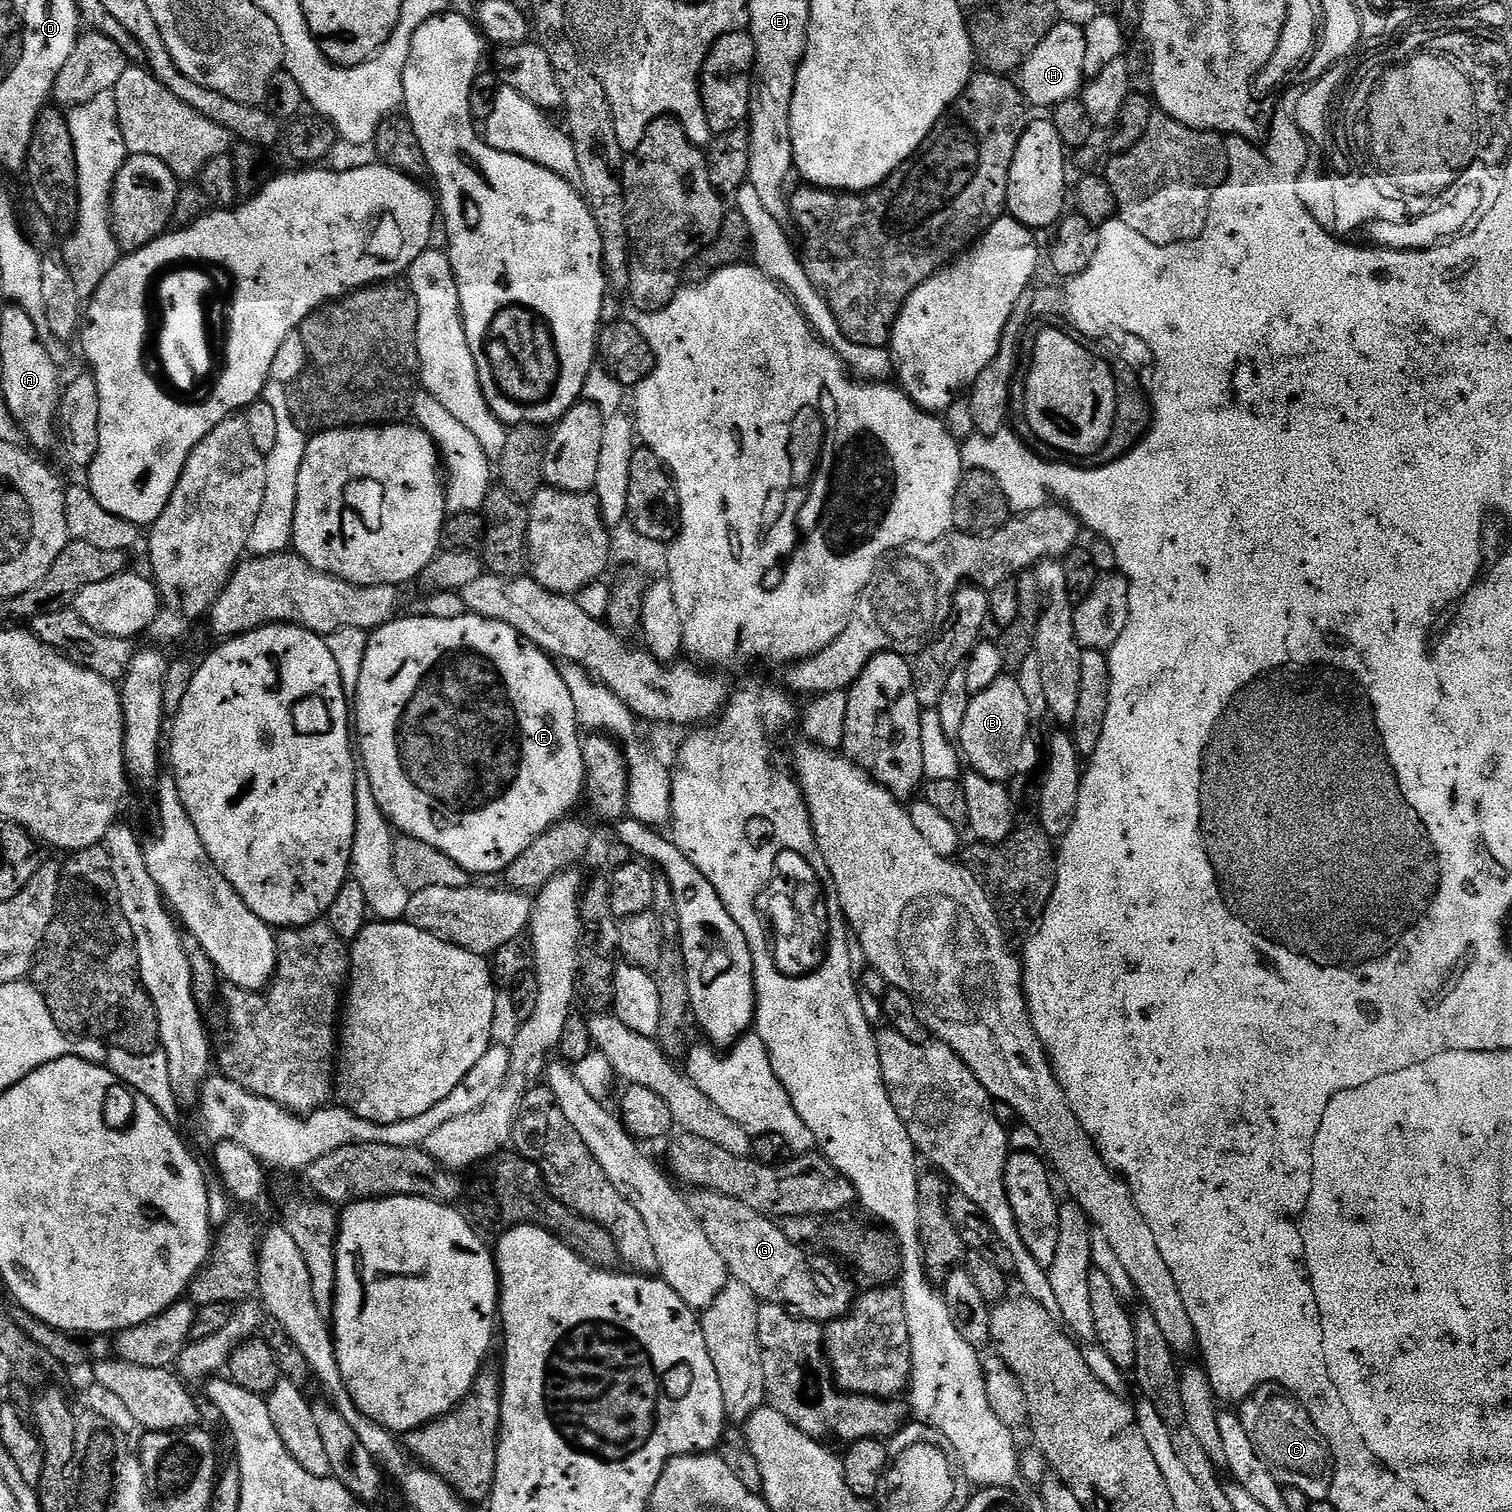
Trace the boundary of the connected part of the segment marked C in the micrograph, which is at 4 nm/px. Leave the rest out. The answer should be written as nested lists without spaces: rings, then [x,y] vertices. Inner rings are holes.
[[[1265,1384],[1242,1401],[1238,1415],[1260,1459],[1272,1469],[1272,1475],[1281,1486],[1295,1486],[1306,1494],[1309,1502],[1324,1502],[1331,1497],[1334,1471],[1332,1447],[1295,1396],[1277,1385]]]

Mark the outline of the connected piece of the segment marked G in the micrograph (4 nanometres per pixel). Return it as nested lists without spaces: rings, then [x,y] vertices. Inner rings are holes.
[[[696,1190],[691,1195],[687,1197],[690,1210],[700,1220],[706,1238],[710,1238],[710,1244],[714,1250],[718,1250],[722,1262],[728,1267],[729,1277],[742,1282],[742,1286],[750,1289],[757,1301],[781,1304],[787,1312],[801,1320],[831,1322],[848,1313],[854,1303],[854,1291],[852,1292],[851,1282],[844,1277],[845,1269],[835,1259],[809,1254],[805,1249],[794,1246],[794,1242],[786,1238],[783,1227],[775,1219],[758,1214],[758,1210],[750,1210],[750,1206],[738,1202],[738,1198],[726,1198],[707,1190]]]

